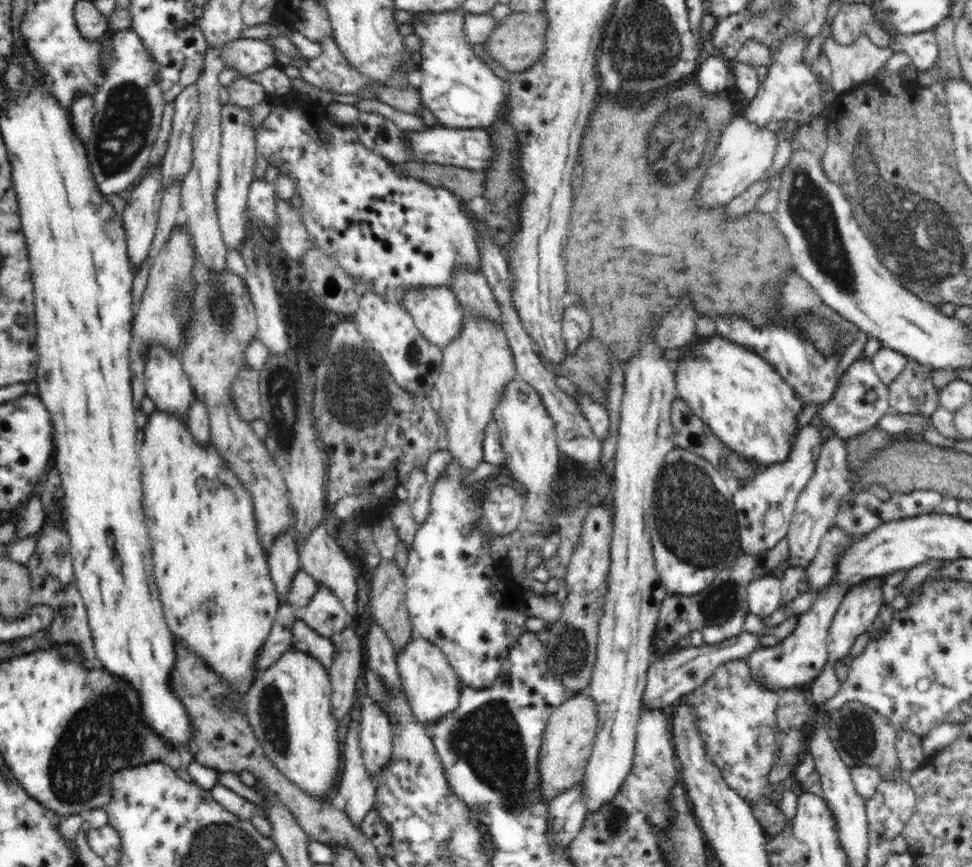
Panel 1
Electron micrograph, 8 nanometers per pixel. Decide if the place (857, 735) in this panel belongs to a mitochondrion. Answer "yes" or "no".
yes

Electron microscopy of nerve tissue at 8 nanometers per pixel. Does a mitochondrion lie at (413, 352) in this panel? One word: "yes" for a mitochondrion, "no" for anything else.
yes

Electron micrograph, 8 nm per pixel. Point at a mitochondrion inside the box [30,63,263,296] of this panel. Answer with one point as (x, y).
(123, 131)

